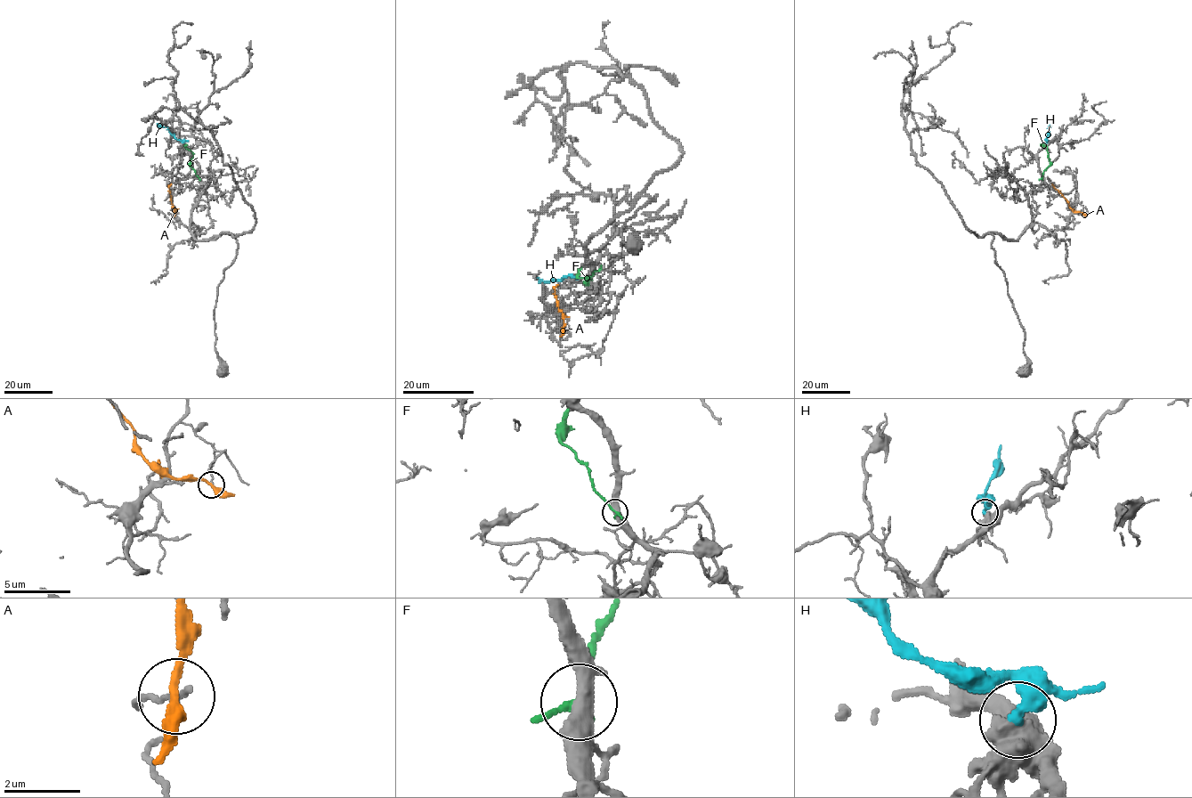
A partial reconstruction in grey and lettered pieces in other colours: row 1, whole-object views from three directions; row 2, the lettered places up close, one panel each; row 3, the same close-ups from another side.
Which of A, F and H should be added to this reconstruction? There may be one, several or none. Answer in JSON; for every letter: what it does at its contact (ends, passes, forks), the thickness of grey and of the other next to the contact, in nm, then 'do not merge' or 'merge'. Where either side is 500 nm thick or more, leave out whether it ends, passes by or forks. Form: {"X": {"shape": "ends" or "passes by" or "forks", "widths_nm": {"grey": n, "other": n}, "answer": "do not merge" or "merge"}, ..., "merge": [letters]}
{"A": {"shape": "passes by", "widths_nm": {"grey": 110, "other": 280}, "answer": "do not merge"}, "F": {"shape": "passes by", "widths_nm": {"grey": 460, "other": 160}, "answer": "do not merge"}, "H": {"widths_nm": {"grey": 750, "other": 440}, "answer": "do not merge"}, "merge": []}

